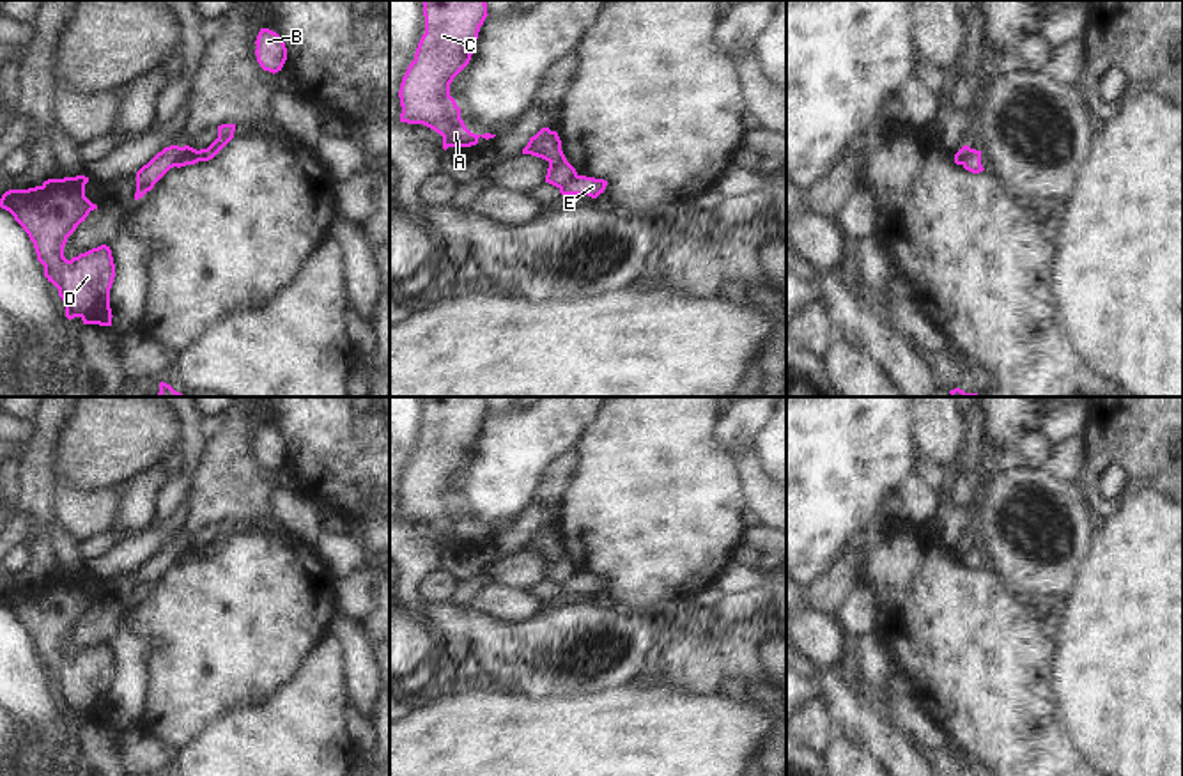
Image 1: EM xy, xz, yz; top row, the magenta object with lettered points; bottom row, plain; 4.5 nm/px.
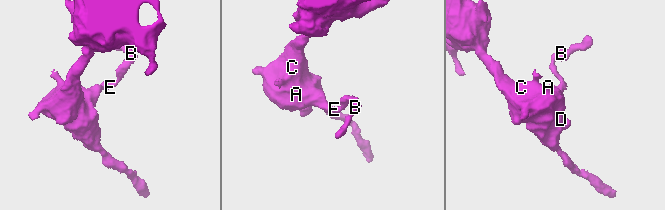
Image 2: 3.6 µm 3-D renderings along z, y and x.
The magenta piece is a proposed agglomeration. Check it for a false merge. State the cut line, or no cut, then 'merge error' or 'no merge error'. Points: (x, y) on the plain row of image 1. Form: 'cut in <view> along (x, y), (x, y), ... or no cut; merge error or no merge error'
cut in xy along (183, 544), (174, 562); merge error

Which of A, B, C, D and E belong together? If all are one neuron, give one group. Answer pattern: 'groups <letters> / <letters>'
groups A C D / B E

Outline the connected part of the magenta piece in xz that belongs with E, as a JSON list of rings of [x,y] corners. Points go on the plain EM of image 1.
[[[577,572],[568,581],[560,585],[560,590],[561,592],[588,592],[592,595],[597,595],[600,590],[604,590],[606,583],[607,583],[607,578],[604,576]]]

